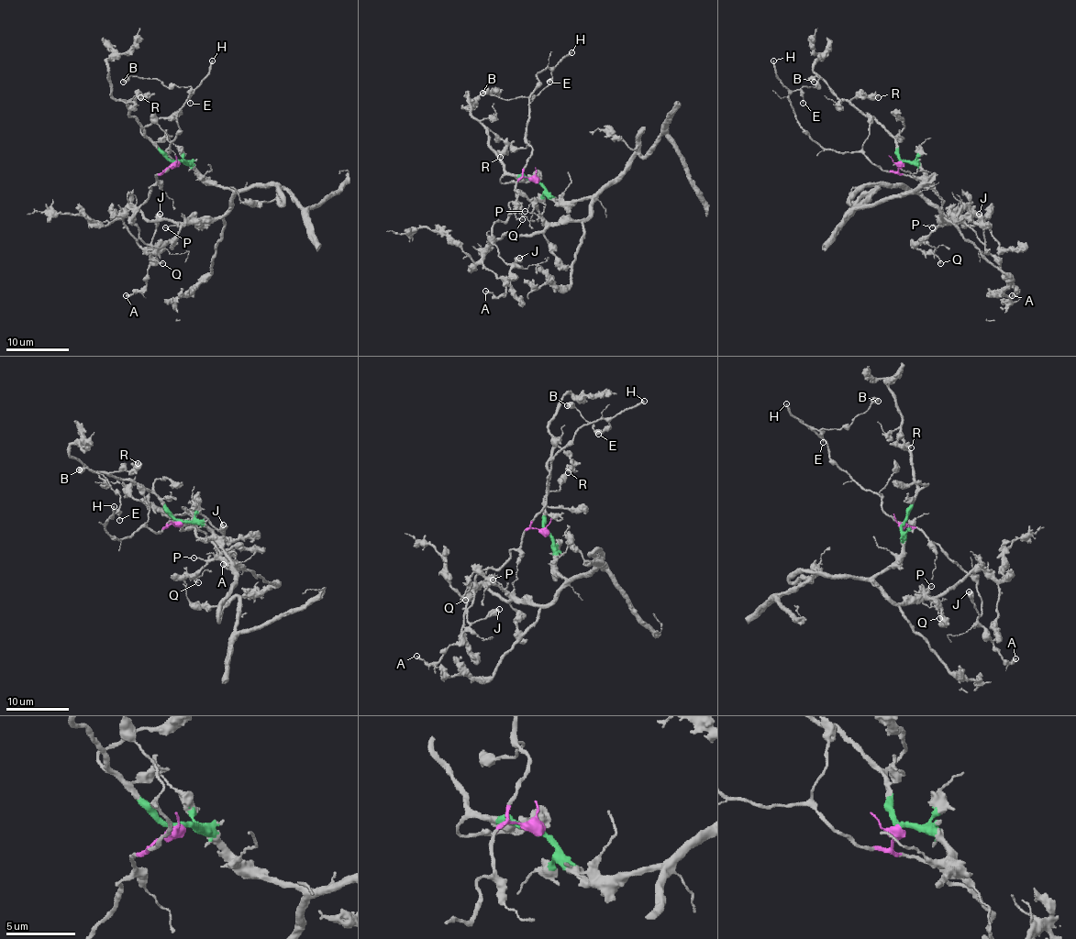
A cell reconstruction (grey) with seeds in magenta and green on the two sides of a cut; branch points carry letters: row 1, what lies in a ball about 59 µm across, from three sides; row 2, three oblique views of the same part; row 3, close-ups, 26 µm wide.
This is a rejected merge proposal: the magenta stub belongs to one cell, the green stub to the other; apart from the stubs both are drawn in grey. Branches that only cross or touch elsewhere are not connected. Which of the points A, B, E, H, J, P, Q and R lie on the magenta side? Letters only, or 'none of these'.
A, B, E, H, J

